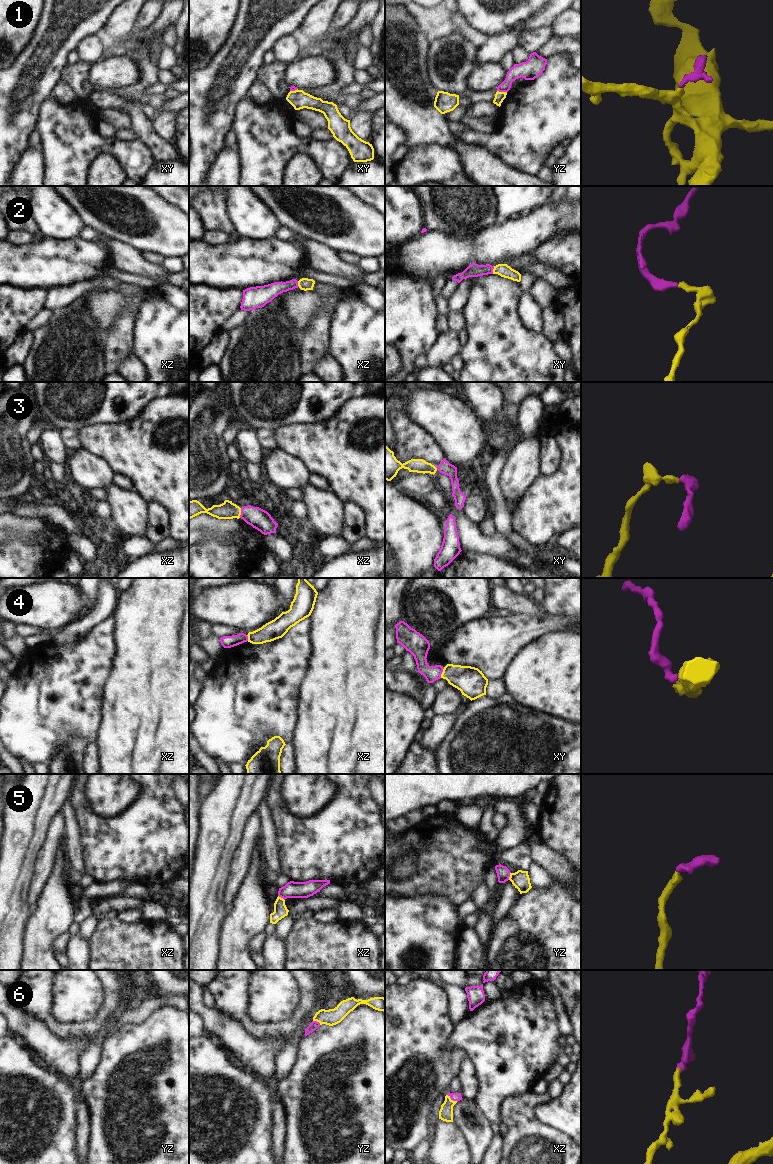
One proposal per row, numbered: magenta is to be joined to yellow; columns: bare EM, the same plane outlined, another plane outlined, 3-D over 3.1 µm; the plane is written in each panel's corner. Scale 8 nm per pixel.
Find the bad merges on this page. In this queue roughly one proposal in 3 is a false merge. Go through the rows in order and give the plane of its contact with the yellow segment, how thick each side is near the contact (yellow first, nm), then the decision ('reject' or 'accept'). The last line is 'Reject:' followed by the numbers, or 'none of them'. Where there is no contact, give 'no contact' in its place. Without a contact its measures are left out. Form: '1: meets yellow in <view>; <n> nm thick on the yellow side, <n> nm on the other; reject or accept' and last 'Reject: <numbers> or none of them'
1: meets yellow in yz; 80 nm thick on the yellow side, 120 nm on the other; reject
2: meets yellow in xy; 100 nm thick on the yellow side, 110 nm on the other; accept
3: meets yellow in xz; 140 nm thick on the yellow side, 160 nm on the other; accept
4: meets yellow in xy; 220 nm thick on the yellow side, 130 nm on the other; accept
5: meets yellow in yz; 140 nm thick on the yellow side, 110 nm on the other; accept
6: meets yellow in xz; 110 nm thick on the yellow side, 70 nm on the other; accept
Reject: 1

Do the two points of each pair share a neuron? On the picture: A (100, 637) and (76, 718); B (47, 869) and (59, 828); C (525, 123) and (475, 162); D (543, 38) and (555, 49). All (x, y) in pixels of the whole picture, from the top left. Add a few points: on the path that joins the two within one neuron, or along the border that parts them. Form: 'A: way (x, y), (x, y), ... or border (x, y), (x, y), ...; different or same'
A: way (93, 657), (90, 661), (90, 684), (77, 698); same
B: way (47, 859), (56, 838); same
C: border (465, 146), (486, 149), (507, 166); different
D: border (554, 35), (546, 44), (535, 51); different

